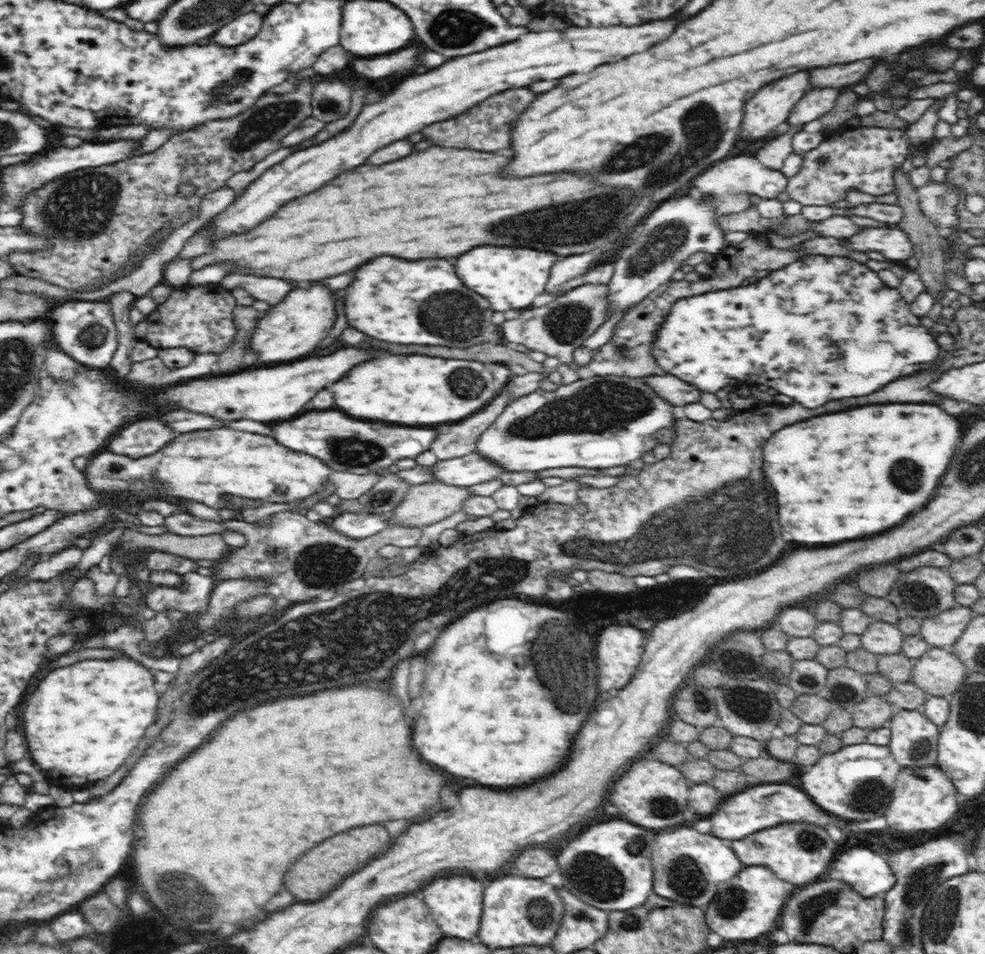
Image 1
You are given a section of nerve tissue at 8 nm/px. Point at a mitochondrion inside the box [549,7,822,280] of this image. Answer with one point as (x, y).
(660, 158)

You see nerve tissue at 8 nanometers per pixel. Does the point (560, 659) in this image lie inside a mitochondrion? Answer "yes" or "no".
yes

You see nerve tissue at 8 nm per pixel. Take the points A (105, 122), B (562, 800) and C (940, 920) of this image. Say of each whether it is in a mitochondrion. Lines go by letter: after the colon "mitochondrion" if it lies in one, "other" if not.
A: other
B: other
C: mitochondrion

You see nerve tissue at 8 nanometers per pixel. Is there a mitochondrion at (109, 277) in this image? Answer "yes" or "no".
no

